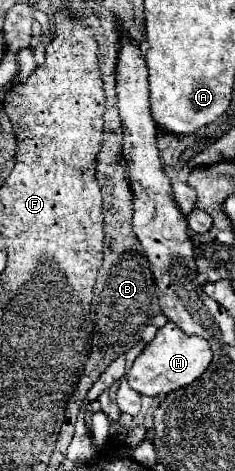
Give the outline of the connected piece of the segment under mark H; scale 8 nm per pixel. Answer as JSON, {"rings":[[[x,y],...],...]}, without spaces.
{"rings":[[[169,321],[157,331],[153,341],[149,341],[141,351],[141,355],[135,359],[133,367],[127,373],[129,385],[141,395],[149,395],[149,397],[167,395],[179,387],[193,383],[207,369],[207,365],[211,363],[211,357],[213,357],[213,351],[205,339],[195,335],[189,337]]]}

